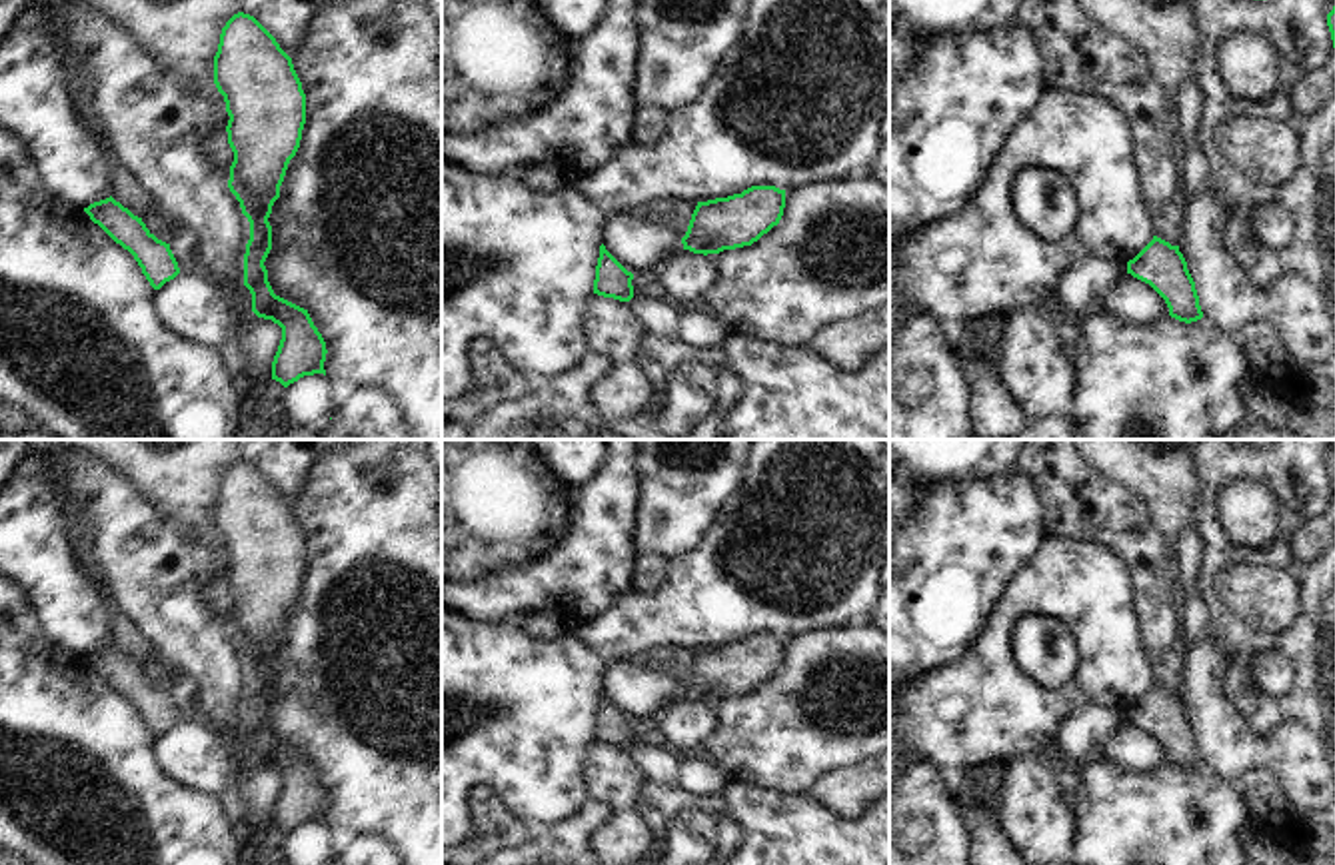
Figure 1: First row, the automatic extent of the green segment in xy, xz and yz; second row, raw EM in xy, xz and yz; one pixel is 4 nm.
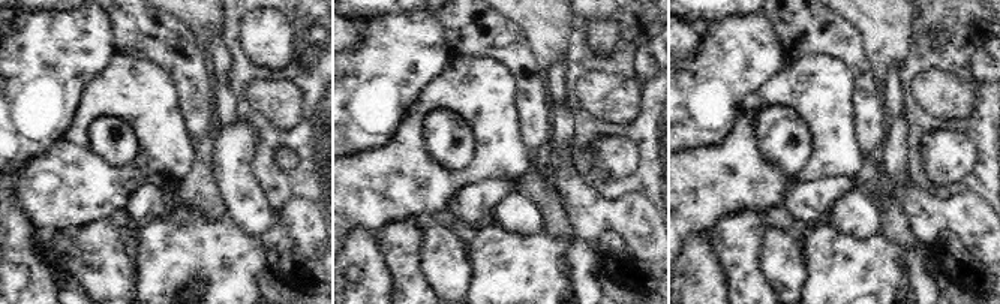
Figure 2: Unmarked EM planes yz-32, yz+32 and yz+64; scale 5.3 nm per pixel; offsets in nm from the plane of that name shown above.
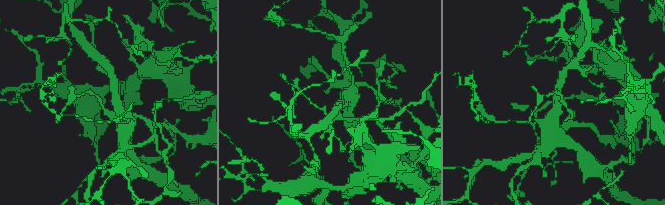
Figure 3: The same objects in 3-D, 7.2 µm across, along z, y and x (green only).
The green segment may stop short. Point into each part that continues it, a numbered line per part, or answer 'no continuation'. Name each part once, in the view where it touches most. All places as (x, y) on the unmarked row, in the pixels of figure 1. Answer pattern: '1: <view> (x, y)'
no continuation

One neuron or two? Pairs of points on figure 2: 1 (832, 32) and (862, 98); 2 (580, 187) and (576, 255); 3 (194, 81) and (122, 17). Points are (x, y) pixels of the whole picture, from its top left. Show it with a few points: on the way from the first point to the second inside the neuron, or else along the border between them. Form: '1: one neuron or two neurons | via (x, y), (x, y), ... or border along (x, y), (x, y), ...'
1: one neuron | via (849, 48), (859, 65), (862, 81)
2: two neurons | border along (576, 234), (594, 246)
3: one neuron | via (176, 63), (140, 30)

